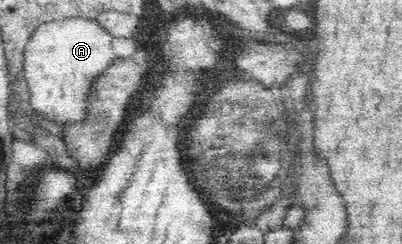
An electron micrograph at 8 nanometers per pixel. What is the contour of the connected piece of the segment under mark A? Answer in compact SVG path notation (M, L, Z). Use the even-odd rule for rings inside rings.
M60 16L36 27L26 44L22 69L34 111L57 125L84 121L90 85L116 57L112 39L97 20L84 16Z

